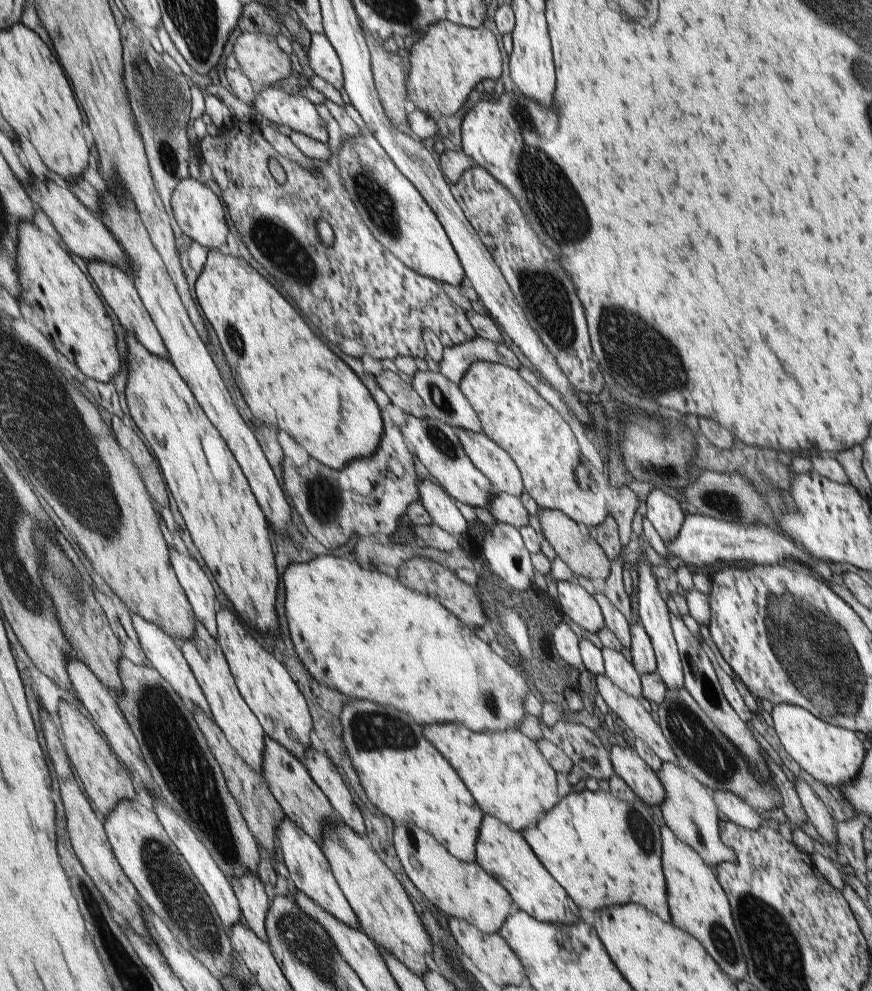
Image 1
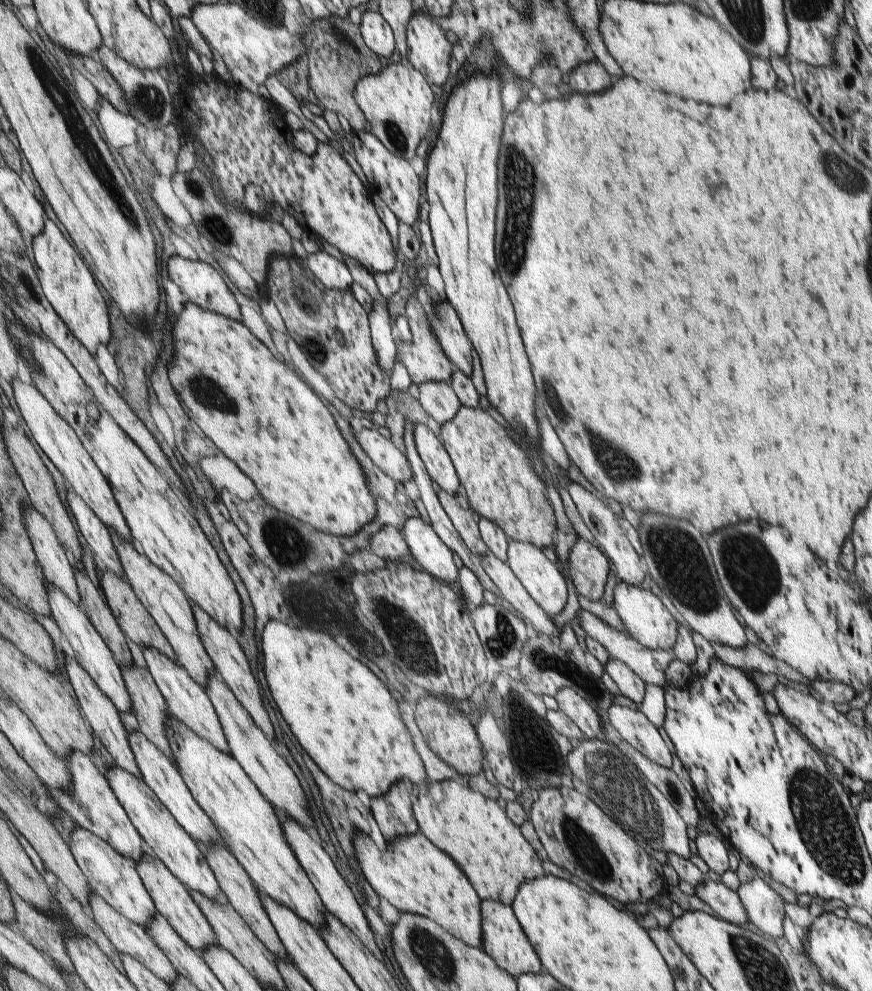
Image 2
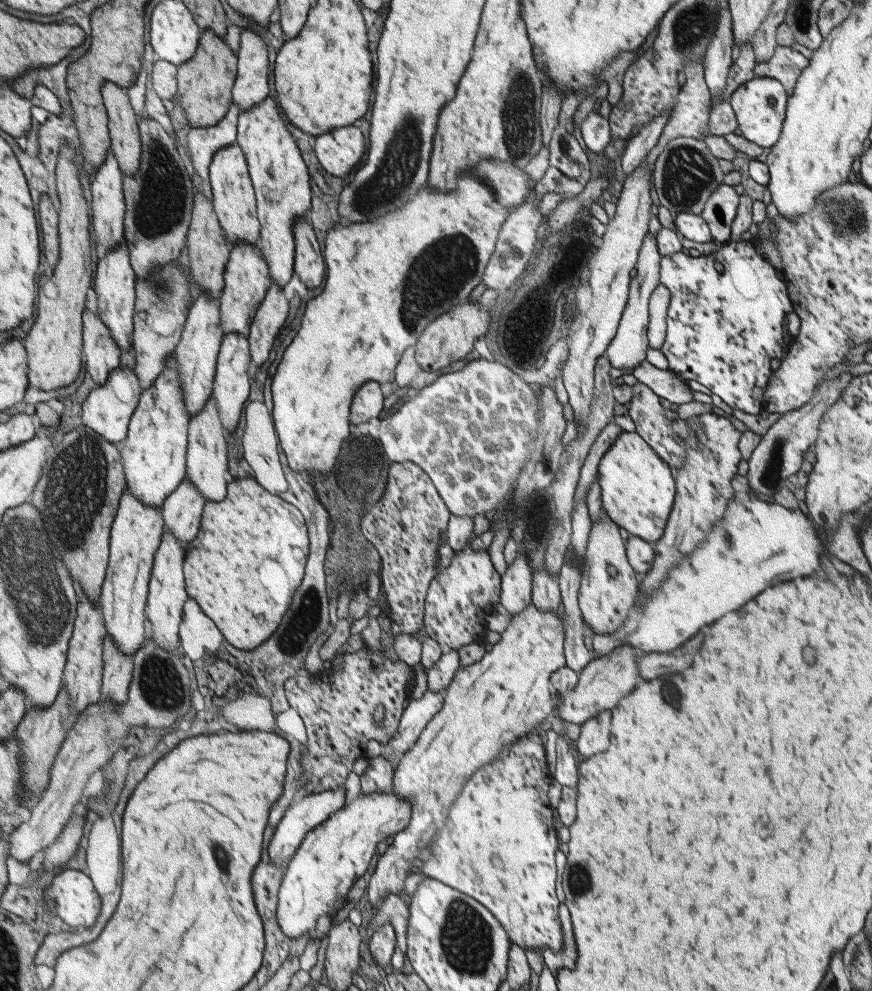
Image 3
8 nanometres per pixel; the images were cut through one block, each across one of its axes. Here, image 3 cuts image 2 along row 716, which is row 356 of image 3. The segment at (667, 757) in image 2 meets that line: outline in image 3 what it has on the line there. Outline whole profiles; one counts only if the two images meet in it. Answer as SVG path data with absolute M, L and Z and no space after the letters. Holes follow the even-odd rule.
M646 232L635 263L635 276L629 281L627 302L624 304L621 318L619 319L615 336L604 350L607 360L613 368L621 370L634 370L644 361L648 345L645 330L647 330L647 300L651 292L659 285L660 254L656 247L656 240Z

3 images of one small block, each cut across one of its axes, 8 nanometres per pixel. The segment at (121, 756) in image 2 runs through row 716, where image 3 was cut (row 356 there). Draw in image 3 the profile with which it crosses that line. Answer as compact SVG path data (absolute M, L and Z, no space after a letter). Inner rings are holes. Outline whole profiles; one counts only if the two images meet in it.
M85 311L84 355L86 368L97 386L104 385L112 371L121 366L122 348L113 338L111 329L100 316Z

